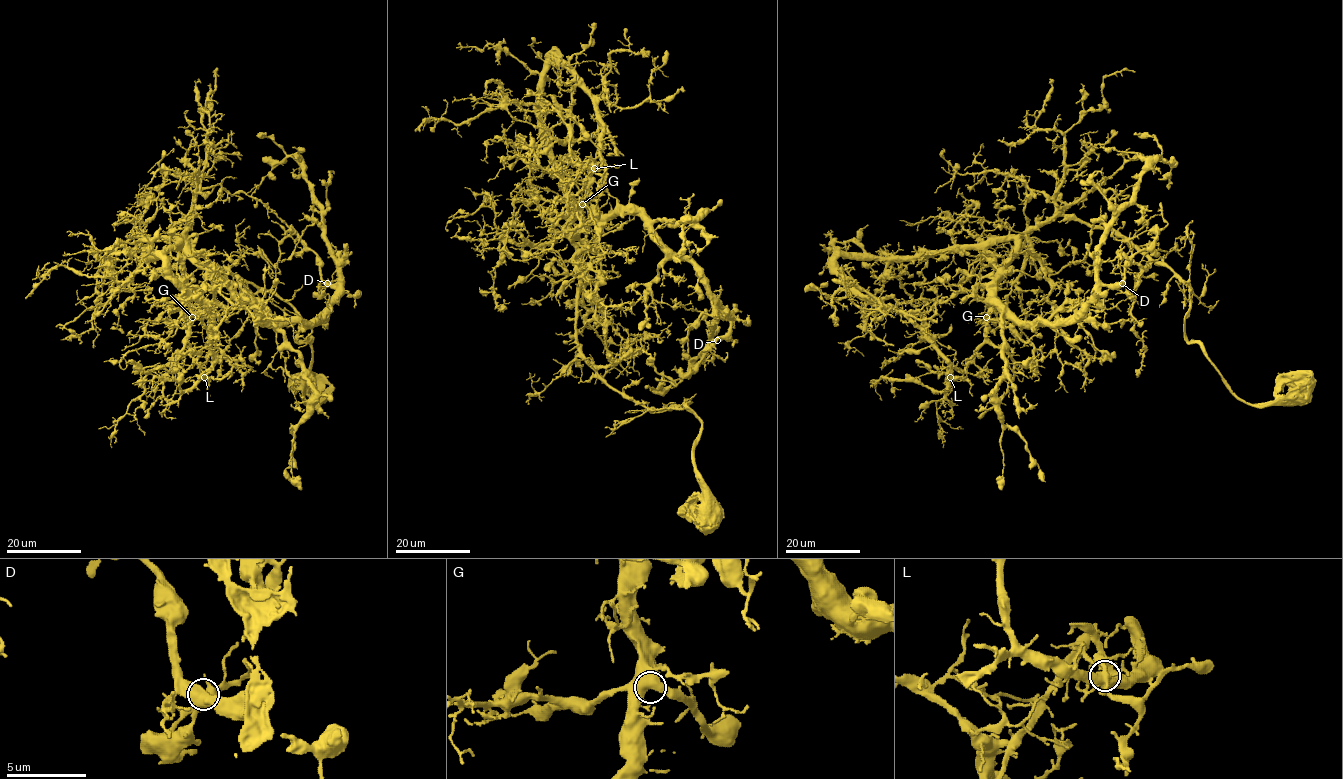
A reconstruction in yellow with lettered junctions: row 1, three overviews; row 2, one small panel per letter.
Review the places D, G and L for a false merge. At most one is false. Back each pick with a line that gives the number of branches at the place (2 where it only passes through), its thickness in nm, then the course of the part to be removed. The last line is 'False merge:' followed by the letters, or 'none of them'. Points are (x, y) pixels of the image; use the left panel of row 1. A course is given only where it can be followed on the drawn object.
L: 6 branches meet; 480 nm thick; foreign part runs (204, 377), (196, 360), (180, 375), (178, 369), (185, 358)
False merge: L

